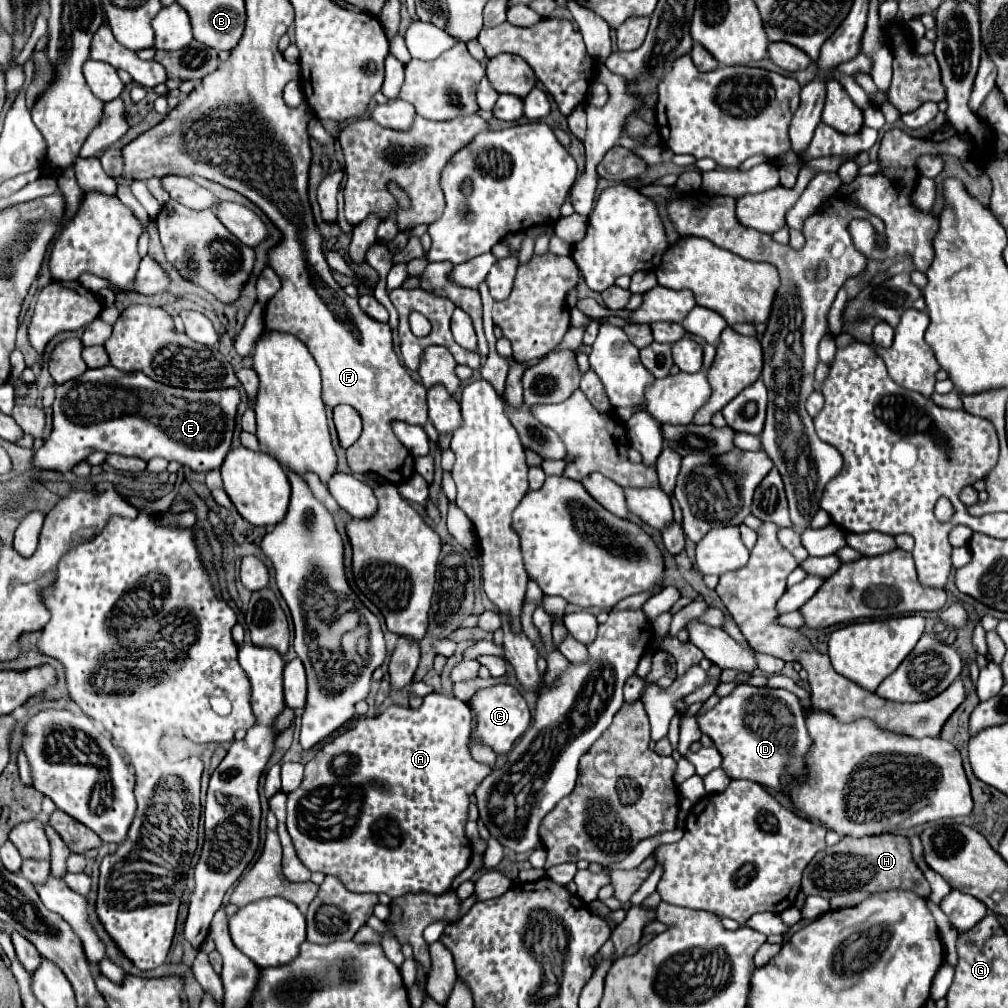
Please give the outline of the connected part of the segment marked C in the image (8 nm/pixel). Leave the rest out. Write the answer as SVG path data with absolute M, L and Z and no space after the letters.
M501 683L501 685L487 687L487 689L477 689L475 695L467 703L471 707L471 713L477 717L475 739L481 741L483 745L491 747L497 755L509 753L513 743L529 729L529 723L531 723L529 707L525 703L523 695L513 685Z

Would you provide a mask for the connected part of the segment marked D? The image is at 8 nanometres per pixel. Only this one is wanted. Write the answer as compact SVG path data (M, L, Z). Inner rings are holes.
M739 685L731 695L723 697L711 711L705 715L697 715L697 723L701 733L707 733L717 751L723 757L723 771L731 779L749 779L767 787L773 787L775 791L781 791L781 773L787 769L795 777L803 775L805 767L805 753L811 747L811 739L805 727L803 709L799 703L799 697L793 695L787 689L769 689L769 687L751 687L751 685Z

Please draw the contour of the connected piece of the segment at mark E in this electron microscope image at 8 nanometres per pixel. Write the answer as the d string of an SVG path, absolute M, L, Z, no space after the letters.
M113 365L87 369L77 379L57 385L57 397L53 401L53 431L33 457L33 469L37 471L71 471L73 465L83 461L93 451L117 453L125 457L139 457L149 461L153 457L163 457L167 461L177 461L191 467L195 473L207 473L219 469L225 455L231 449L231 437L235 429L235 409L241 401L237 387L211 389L211 391L191 391L161 385L149 379L141 371L119 371Z

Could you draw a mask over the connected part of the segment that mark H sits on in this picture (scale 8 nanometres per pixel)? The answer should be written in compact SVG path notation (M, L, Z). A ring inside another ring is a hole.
M883 833L877 837L851 839L843 837L837 845L817 853L803 871L801 891L805 895L833 897L841 891L889 891L889 889L911 889L921 897L929 897L929 883L909 853L911 841L901 835Z

